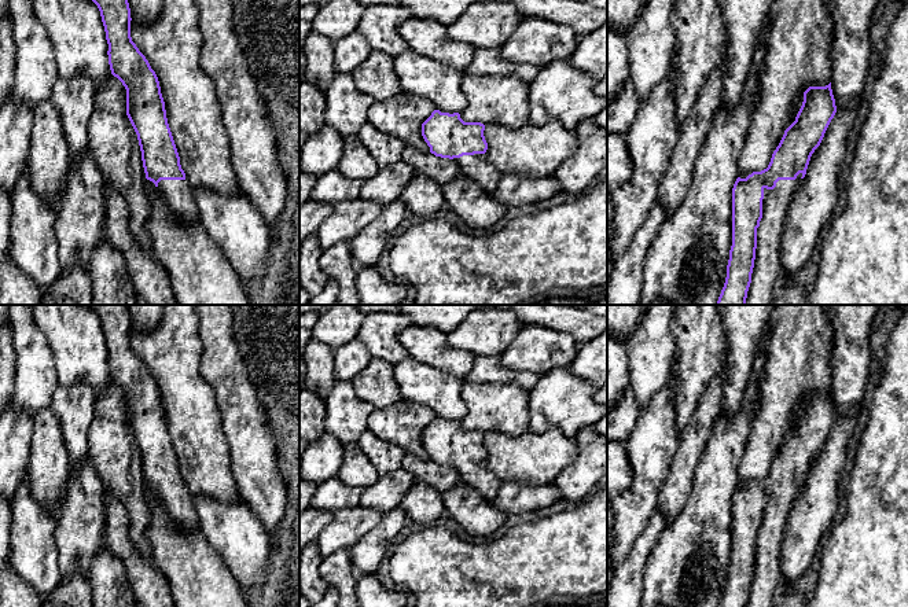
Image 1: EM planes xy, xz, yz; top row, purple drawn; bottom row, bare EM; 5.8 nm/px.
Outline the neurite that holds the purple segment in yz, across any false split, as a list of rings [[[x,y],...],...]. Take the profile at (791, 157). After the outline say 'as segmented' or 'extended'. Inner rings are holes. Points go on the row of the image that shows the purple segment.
[[[831,82],[809,87],[768,168],[736,179],[732,246],[717,305],[771,305],[775,284],[783,277],[782,236],[788,206],[835,113]]]; extended

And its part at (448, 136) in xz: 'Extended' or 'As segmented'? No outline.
Extended

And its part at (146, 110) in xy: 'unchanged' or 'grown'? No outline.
grown

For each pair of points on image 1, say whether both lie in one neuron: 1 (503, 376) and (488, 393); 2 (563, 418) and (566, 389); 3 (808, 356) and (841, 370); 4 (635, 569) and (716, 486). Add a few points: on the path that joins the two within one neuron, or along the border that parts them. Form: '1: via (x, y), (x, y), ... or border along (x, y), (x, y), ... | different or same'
1: border along (464, 382), (513, 382), (528, 390) | different
2: via (563, 411), (563, 396) | same
3: border along (834, 334), (831, 383), (829, 389) | different
4: border along (668, 525), (651, 551), (642, 584) | different

